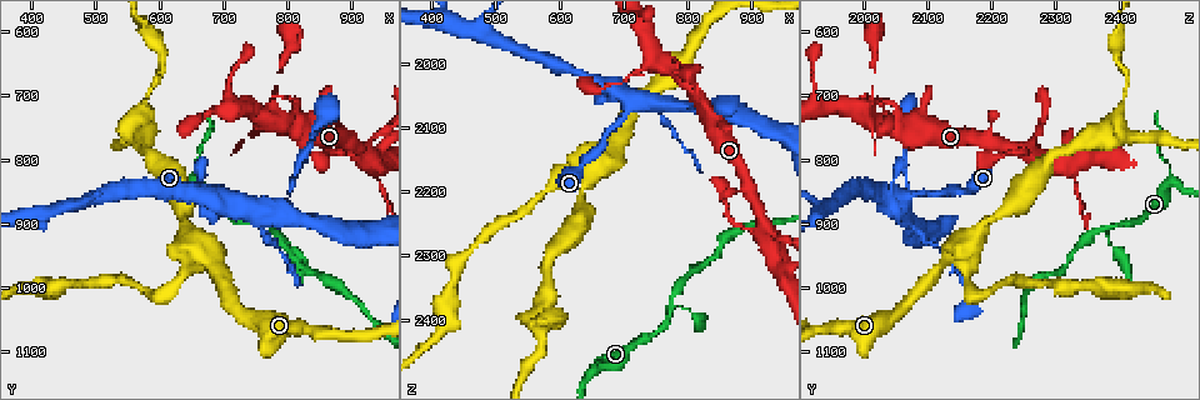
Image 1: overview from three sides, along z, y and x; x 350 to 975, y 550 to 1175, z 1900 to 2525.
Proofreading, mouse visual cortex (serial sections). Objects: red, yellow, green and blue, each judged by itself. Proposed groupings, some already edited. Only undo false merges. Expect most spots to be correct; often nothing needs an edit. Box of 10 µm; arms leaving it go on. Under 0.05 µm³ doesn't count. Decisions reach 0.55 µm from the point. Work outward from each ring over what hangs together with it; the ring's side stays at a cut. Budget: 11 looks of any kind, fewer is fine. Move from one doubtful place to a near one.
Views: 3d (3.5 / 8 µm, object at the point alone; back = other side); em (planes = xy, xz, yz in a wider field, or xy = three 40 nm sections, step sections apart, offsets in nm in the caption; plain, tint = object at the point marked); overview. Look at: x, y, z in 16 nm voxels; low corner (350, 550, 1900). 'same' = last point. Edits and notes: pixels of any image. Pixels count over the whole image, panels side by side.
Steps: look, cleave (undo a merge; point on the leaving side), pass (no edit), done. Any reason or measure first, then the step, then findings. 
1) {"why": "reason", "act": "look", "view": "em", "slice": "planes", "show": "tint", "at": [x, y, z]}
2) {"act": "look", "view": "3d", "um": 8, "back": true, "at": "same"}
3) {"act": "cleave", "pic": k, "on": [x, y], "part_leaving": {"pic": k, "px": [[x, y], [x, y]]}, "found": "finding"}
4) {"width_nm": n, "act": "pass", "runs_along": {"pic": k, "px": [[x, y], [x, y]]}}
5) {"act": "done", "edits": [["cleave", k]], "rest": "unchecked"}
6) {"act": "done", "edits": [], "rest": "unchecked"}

{"why": "a narrow waist", "act": "look", "view": "3d", "um": 3.5, "at": [775, 910, 2385]}

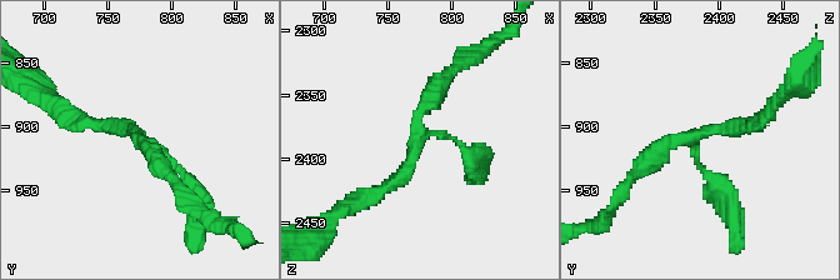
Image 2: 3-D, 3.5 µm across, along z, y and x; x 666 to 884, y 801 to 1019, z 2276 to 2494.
{"act": "look", "view": "em", "slice": "xy", "step": 2, "show": "tint", "at": [774, 908, 2384]}

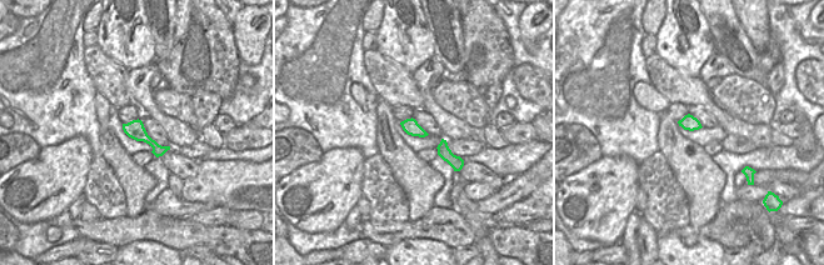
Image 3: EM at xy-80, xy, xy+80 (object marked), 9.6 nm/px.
{"act": "look", "view": "em", "slice": "planes", "show": "tint", "at": "same"}

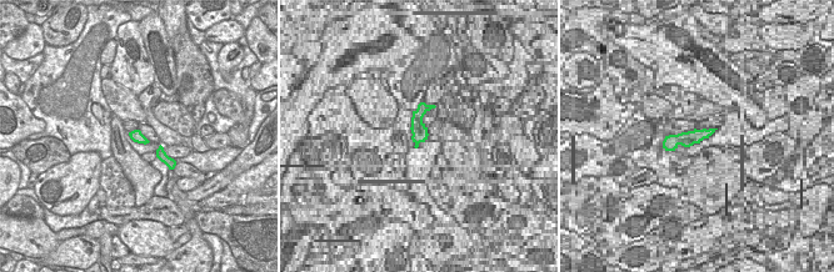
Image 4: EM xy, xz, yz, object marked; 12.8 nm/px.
{"act": "pass", "runs_along": {"pic": 2, "px": [[373, 195], [408, 170], [415, 115], [450, 74]]}, "found": "all the same cell"}

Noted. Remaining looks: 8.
{"why": "thin arm on a thick one", "act": "look", "view": "3d", "um": 3.5, "at": [920, 790, 2260]}

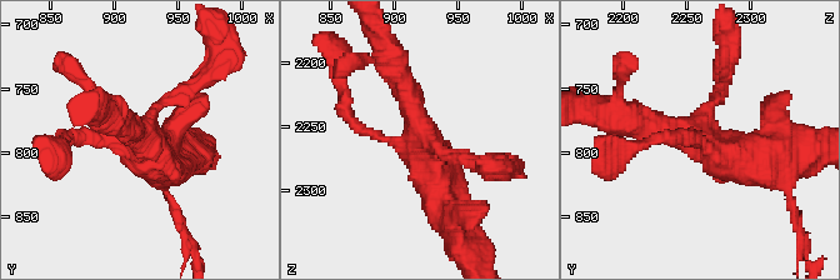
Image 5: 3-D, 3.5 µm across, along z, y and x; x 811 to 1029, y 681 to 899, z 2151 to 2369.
{"arms": 4, "arm_widths_nm": [150, 200, 300, 500], "why": "now the EM", "act": "look", "view": "em", "slice": "planes", "show": "plain", "at": [920, 790, 2260]}

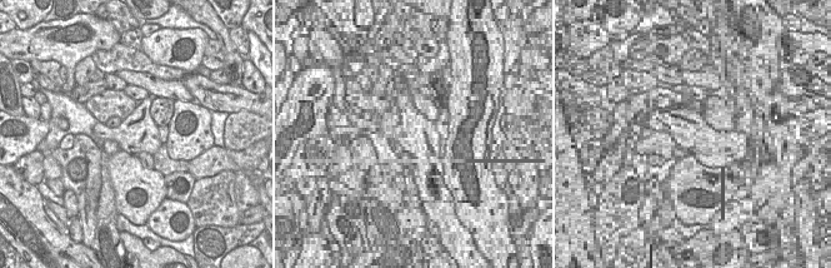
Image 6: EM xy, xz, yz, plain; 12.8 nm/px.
{"why": "with the object marked", "act": "look", "view": "em", "slice": "planes", "show": "tint", "at": "same"}

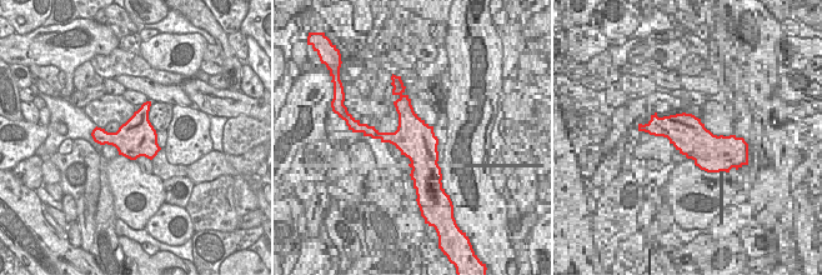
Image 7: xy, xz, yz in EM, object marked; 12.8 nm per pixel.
{"act": "pass", "runs_along": {"pic": 5, "px": [[395, 70], [449, 209]]}, "found": "one cell here"}

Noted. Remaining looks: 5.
{"why": "narrows sharply", "act": "look", "view": "3d", "um": 3.5, "at": [640, 960, 2160]}

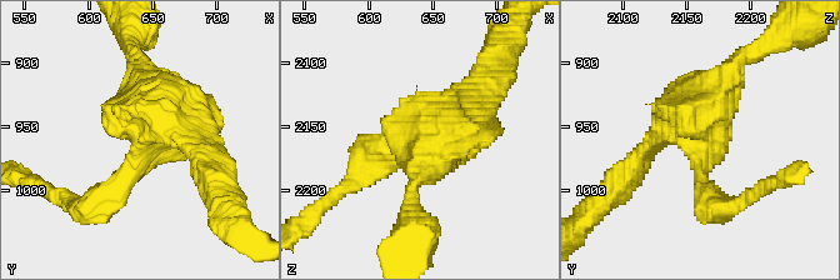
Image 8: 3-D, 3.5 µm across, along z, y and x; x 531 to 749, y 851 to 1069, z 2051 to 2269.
{"why": "need the tissue", "act": "look", "view": "em", "slice": "xy", "step": 3, "show": "tint", "at": [644, 958, 2164]}

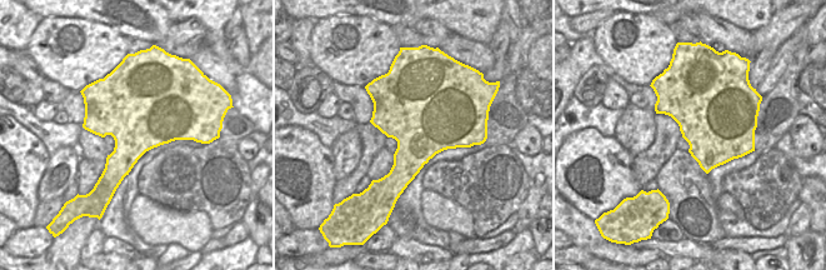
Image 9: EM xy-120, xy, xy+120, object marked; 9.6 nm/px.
{"width_nm": 800, "act": "pass", "runs_along": {"pic": 8, "px": [[644, 154], [746, 54]]}, "found": "continuous, no second cell"}

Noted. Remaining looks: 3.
{"act": "look", "view": "3d", "um": 8, "back": true, "at": [775, 880, 2060]}

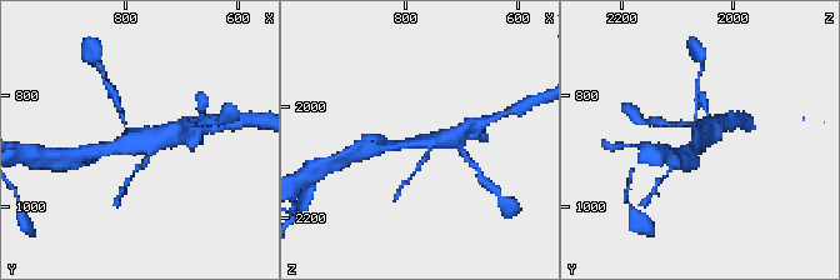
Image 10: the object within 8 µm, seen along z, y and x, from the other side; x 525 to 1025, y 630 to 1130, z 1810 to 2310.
{"act": "look", "view": "3d", "um": 3.5, "at": "same"}

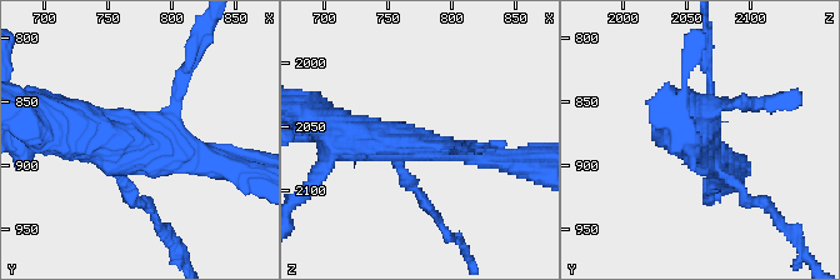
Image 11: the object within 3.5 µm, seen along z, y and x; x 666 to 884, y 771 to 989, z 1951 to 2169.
{"why": "now the EM", "act": "look", "view": "em", "slice": "xy", "step": 1, "show": "tint", "at": [774, 882, 2064]}

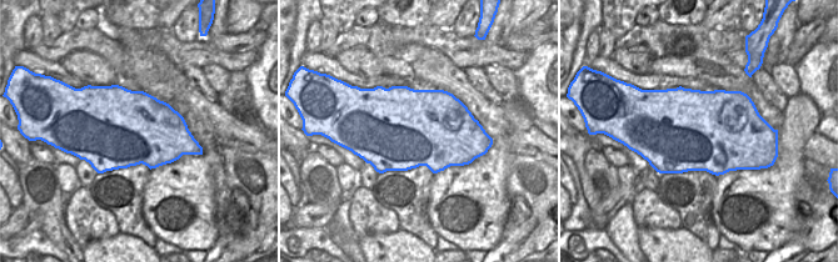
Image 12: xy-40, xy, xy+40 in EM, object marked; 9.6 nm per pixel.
{"width_nm": 800, "act": "pass", "runs_along": {"pic": 11, "px": [[50, 110], [96, 138], [215, 156]]}, "found": "one cell here"}

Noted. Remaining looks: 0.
{"act": "done", "edits": [], "rest": "unchecked"}

